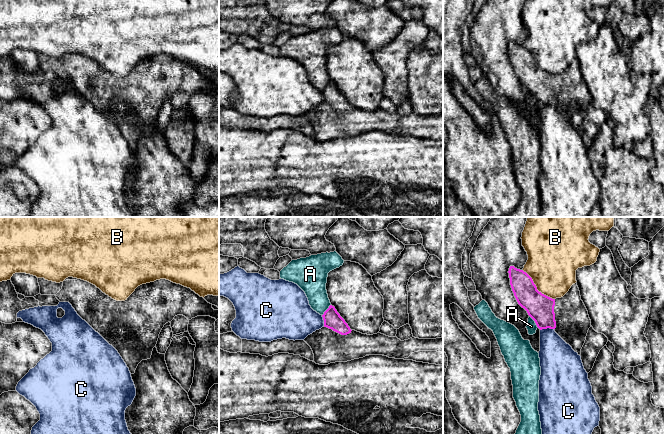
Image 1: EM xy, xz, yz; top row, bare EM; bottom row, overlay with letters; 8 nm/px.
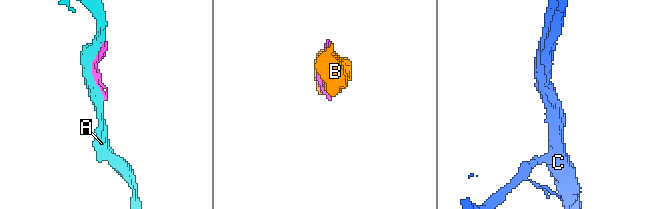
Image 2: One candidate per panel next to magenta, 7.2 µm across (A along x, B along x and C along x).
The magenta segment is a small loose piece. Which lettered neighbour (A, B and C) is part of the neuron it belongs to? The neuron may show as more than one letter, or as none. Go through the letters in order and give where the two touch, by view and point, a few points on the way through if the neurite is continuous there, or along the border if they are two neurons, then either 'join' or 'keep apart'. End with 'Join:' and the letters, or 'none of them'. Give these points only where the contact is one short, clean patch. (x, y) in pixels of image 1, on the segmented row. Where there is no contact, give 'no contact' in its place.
A: yz (534, 320) | keep apart
B: yz (536, 288) | keep apart
C: yz (546, 328) | keep apart
Join: none of them

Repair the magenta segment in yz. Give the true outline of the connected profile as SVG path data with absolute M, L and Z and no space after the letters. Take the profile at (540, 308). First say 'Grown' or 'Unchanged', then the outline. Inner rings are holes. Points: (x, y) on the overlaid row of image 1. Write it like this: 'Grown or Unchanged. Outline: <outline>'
Grown. Outline: M510 266L508 273L510 285L518 304L527 311L528 315L535 321L537 327L540 330L547 328L554 329L581 356L581 349L585 343L588 330L591 327L591 320L581 300L577 283L573 284L563 297L552 299L539 292L532 278L523 270Z

